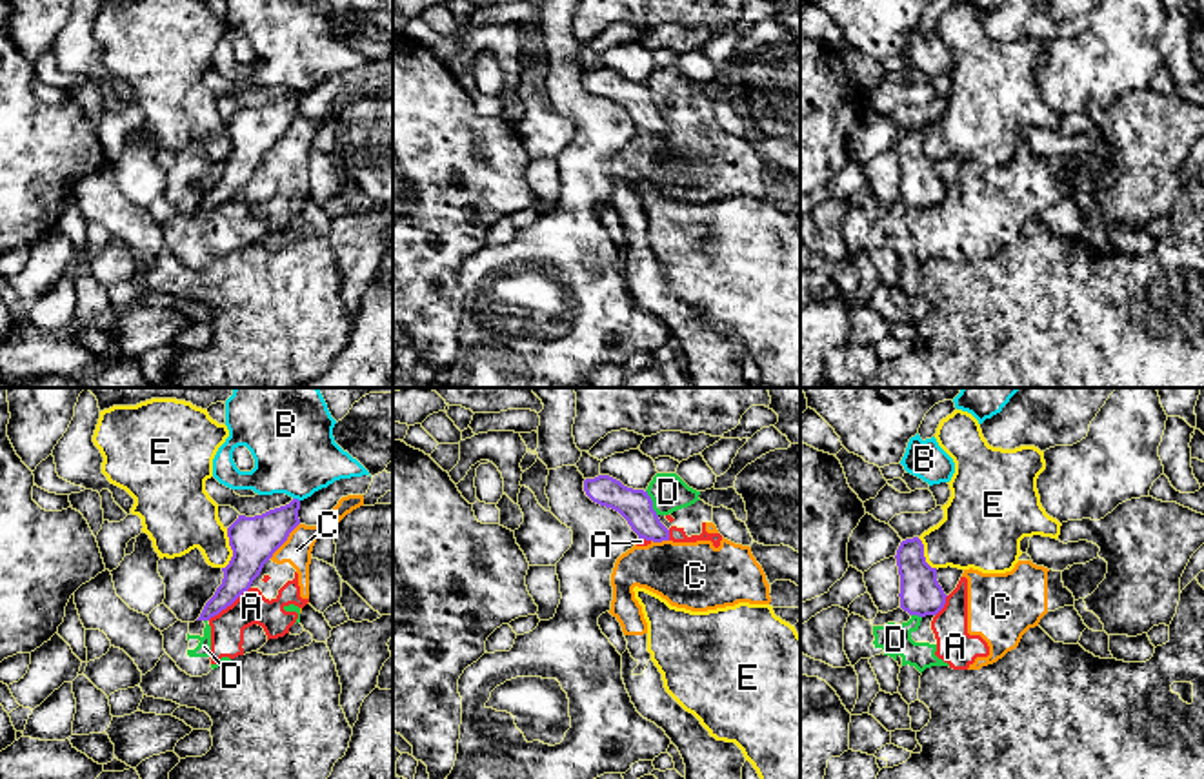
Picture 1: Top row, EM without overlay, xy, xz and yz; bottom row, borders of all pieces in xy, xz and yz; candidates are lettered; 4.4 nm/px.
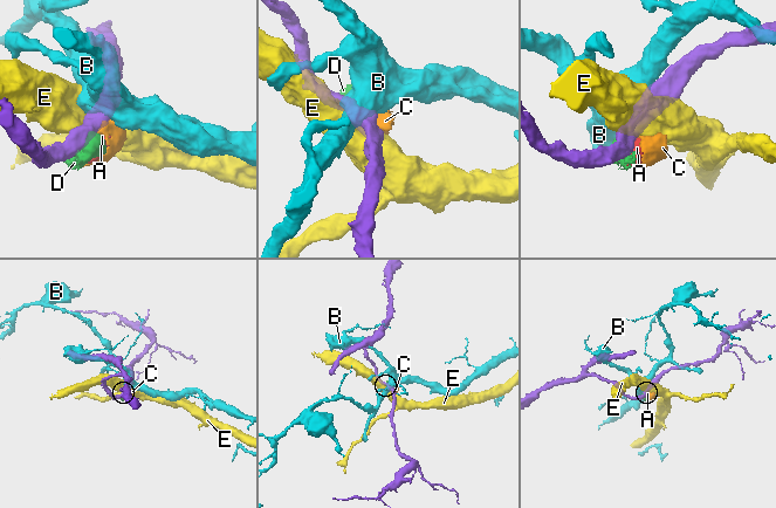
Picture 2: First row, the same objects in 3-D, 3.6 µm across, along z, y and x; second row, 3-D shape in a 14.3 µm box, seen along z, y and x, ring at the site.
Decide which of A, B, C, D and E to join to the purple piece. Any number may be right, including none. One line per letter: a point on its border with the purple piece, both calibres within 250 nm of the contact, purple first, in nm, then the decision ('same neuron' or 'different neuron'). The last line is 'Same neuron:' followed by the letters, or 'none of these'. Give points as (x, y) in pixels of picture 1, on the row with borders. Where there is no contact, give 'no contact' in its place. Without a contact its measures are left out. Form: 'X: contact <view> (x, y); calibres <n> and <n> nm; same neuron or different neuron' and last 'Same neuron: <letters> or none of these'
A: contact xy (228, 605); calibres 160 and 150 nm; different neuron
B: contact xy (297, 499); calibres 190 and 360 nm; different neuron
C: contact xy (286, 539); calibres 200 and 130 nm; different neuron
D: contact xz (652, 503); calibres 150 and 160 nm; different neuron
E: contact xy (231, 548); calibres 200 and 280 nm; different neuron
Same neuron: none of these

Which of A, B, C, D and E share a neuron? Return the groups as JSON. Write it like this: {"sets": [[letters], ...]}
{"sets": [["A", "C", "D"], ["B"], ["E"]]}

